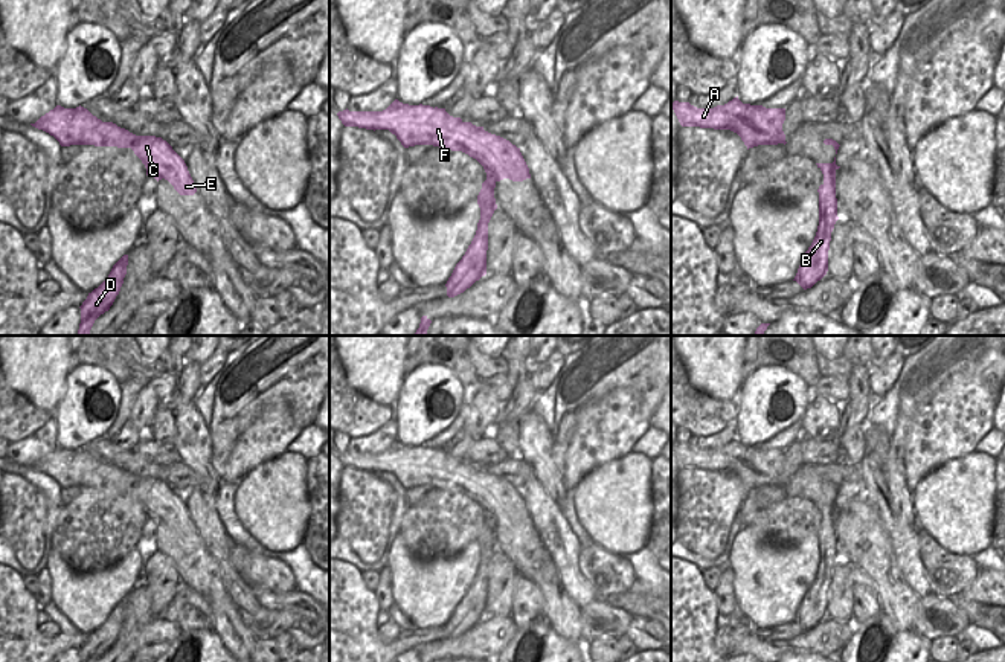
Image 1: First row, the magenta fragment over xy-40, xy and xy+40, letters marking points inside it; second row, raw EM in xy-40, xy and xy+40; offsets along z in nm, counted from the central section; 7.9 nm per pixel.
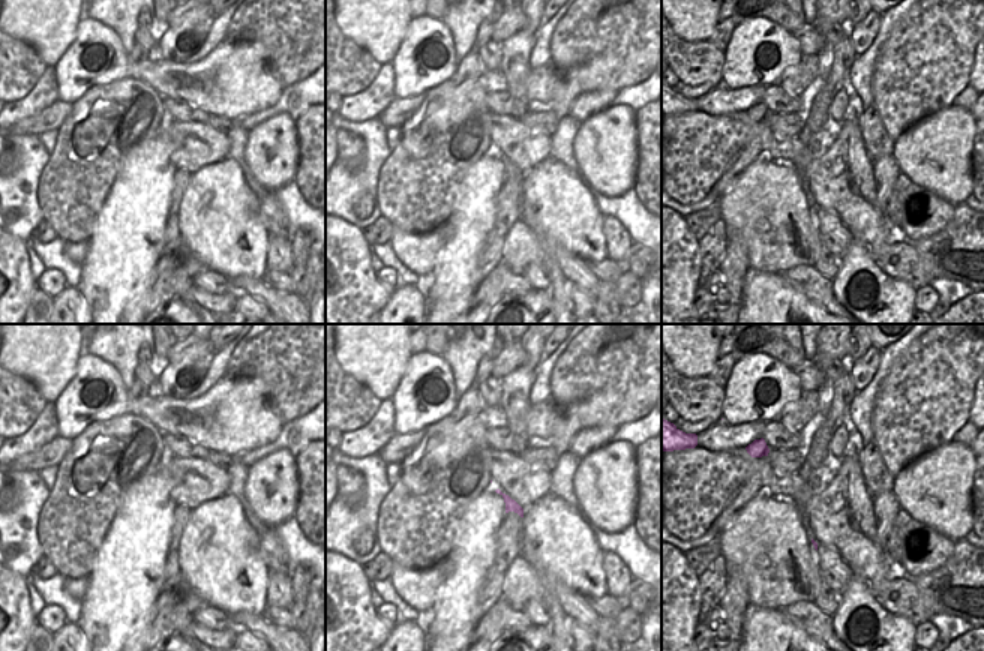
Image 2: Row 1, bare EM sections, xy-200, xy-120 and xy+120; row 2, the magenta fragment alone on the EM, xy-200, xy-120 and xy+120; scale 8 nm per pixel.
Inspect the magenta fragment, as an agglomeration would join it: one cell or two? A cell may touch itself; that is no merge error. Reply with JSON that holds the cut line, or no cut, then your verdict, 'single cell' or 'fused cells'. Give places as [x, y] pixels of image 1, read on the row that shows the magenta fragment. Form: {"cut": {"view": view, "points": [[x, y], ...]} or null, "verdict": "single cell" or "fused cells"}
{"cut": {"view": "xy", "points": [[487, 171], [497, 180]]}, "verdict": "fused cells"}

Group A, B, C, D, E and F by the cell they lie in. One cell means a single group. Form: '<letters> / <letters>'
A C E F / B D

